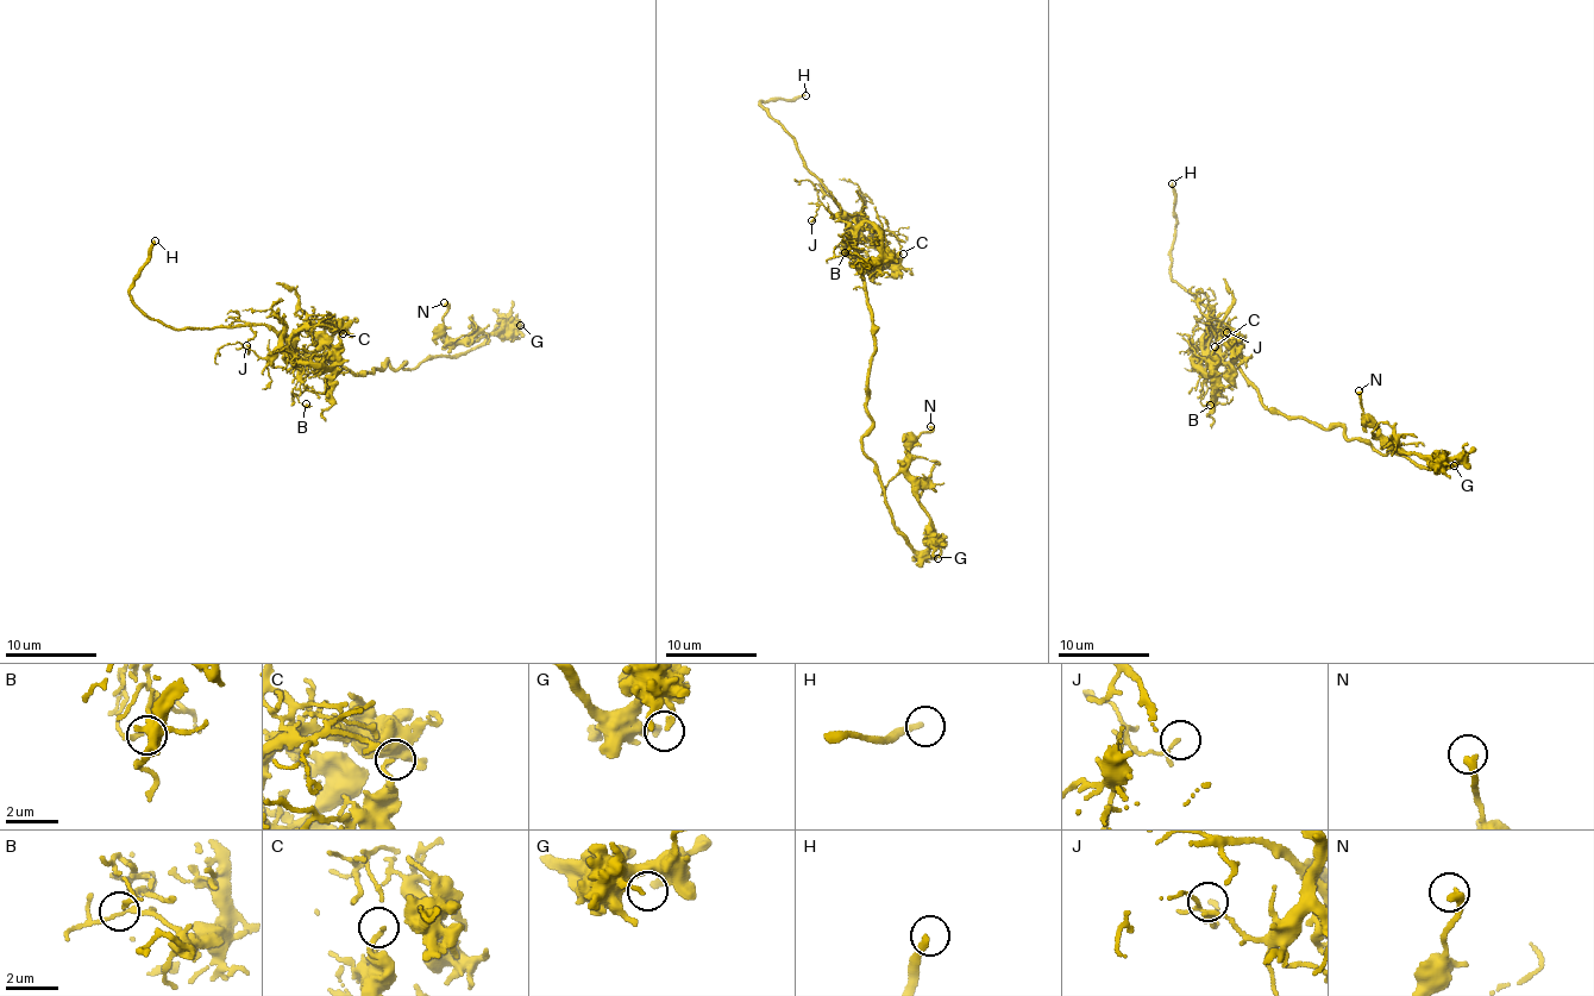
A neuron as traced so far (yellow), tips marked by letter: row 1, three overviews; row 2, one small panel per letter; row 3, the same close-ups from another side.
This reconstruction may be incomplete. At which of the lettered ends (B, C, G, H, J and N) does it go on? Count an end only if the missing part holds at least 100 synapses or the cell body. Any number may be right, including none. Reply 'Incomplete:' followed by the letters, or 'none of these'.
Incomplete: H

